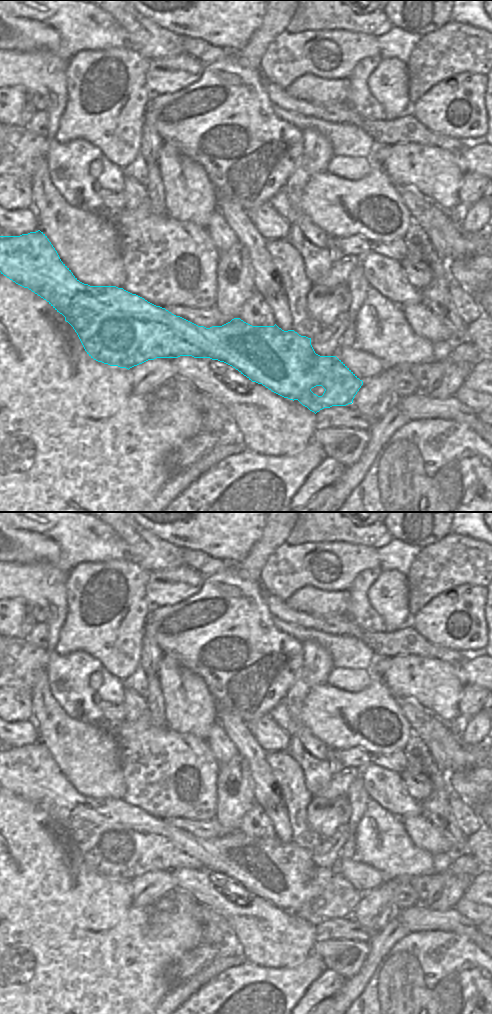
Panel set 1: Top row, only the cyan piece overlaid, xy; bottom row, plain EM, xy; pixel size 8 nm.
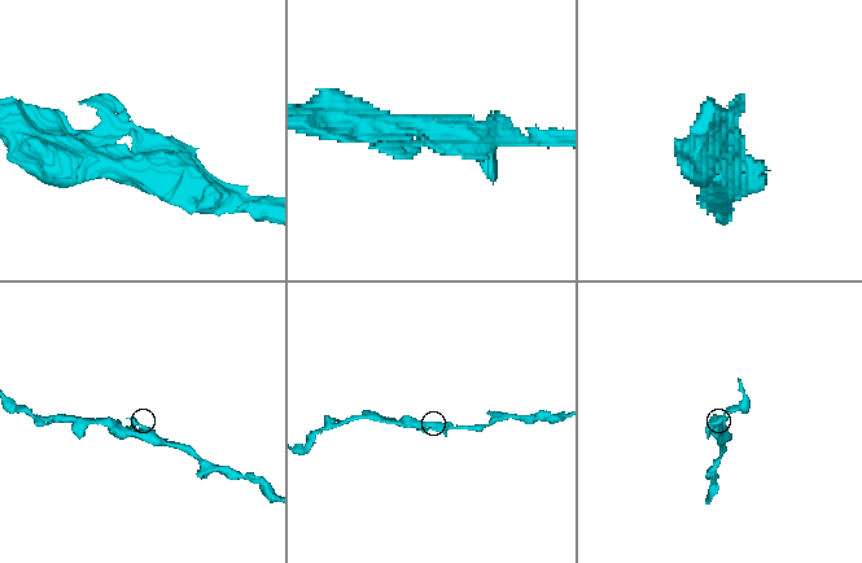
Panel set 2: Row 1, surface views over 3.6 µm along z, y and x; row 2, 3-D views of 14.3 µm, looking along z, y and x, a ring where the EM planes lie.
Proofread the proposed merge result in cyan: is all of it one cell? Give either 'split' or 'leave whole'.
split

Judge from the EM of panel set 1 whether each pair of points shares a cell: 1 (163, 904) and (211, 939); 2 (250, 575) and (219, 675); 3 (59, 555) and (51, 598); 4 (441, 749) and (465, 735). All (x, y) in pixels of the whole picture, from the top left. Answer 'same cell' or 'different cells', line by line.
1: same cell
2: same cell
3: different cells
4: different cells

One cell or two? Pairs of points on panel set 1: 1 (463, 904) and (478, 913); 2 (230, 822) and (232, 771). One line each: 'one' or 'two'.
1: one
2: one

